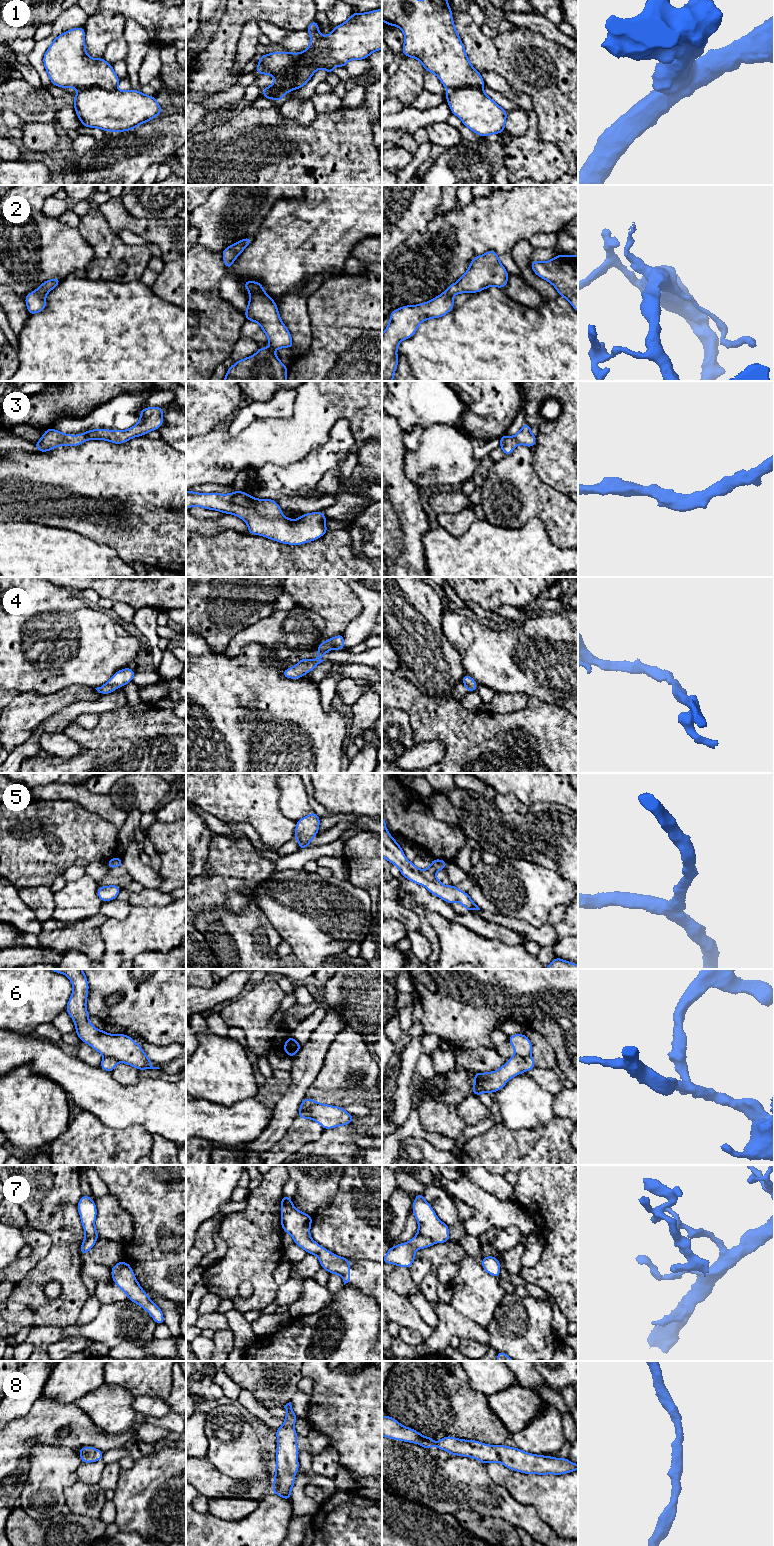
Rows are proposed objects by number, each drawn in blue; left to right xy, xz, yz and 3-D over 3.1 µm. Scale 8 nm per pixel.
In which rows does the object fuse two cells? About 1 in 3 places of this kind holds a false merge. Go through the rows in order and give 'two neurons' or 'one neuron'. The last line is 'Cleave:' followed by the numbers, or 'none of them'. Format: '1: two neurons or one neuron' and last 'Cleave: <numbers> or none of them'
1: two neurons
2: one neuron
3: one neuron
4: one neuron
5: one neuron
6: two neurons
7: two neurons
8: one neuron
Cleave: 1, 6, 7

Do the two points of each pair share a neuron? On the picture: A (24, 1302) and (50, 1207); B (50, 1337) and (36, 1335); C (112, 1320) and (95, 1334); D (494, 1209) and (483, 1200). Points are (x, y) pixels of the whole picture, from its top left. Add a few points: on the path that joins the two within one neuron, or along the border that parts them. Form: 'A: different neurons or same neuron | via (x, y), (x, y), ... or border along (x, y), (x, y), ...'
A: same neuron | via (40, 1278), (58, 1260), (58, 1231)
B: same neuron | via (47, 1337), (39, 1337)
C: same neuron | via (108, 1324), (99, 1330)
D: same neuron | via (491, 1208), (486, 1203)

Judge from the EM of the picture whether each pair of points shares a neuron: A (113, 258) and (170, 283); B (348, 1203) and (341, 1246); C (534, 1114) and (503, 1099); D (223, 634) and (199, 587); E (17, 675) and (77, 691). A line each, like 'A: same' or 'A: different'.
A: different
B: same
C: same
D: same
E: different

